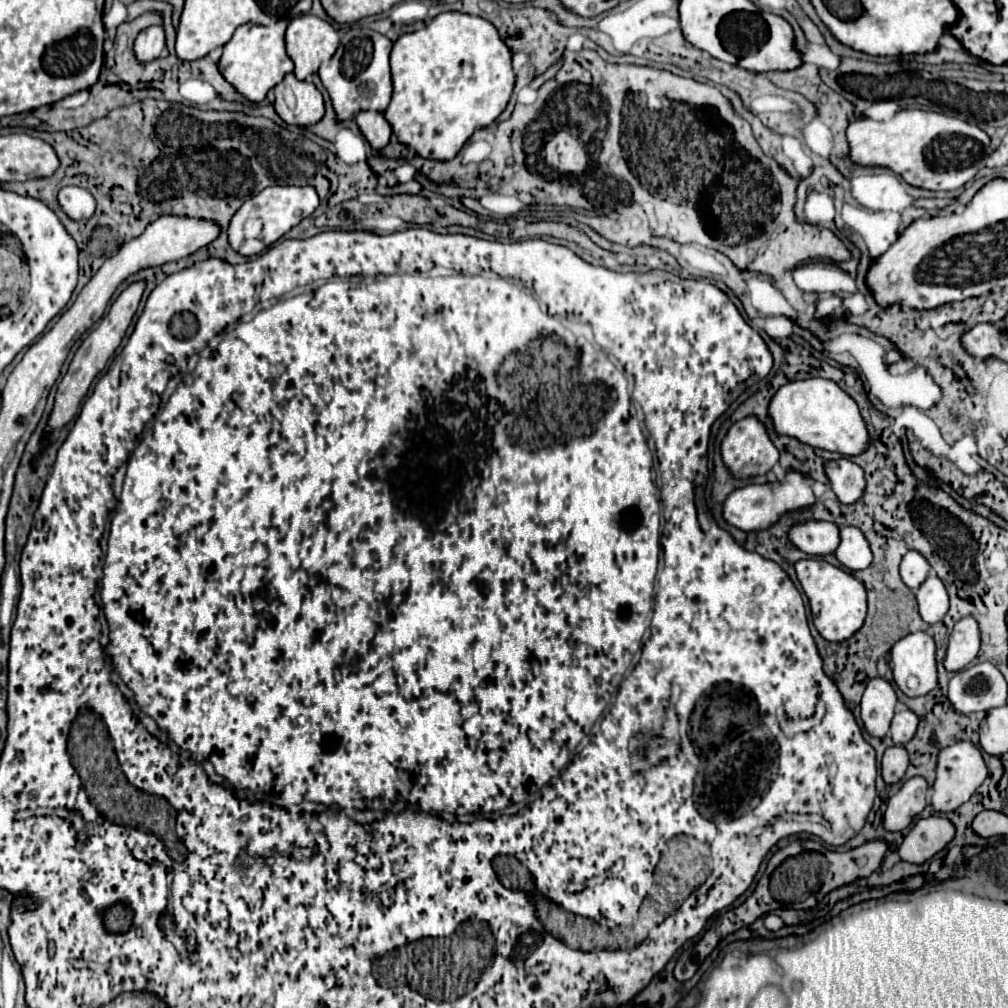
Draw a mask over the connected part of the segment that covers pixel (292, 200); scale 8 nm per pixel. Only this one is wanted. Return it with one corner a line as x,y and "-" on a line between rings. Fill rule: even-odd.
271,186
259,192
255,198
247,200
237,214
231,218
227,228
229,244
245,256
259,254
273,242
277,242
283,234
287,234
293,226
297,226
303,218
311,216
319,206
319,196
311,186

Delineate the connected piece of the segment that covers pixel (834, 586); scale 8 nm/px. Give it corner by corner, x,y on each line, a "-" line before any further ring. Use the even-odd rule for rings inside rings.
813,558
799,560
795,564
795,572
809,598
813,624
825,640
843,642
863,626
867,614
867,594
863,582
859,582
855,576
843,572
837,566
827,564
825,560
813,560

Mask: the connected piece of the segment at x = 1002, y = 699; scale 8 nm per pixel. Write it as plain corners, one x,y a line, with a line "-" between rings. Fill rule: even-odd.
979,662
951,678
949,700
961,714
987,712
1007,702
1007,682
995,664

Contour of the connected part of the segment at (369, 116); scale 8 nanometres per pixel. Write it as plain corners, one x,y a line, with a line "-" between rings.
371,110
359,112
355,116
355,120
357,120
363,136
369,140
369,144
371,144
373,150
383,150
389,144
393,128
387,122
387,118
385,118
383,112
371,112

